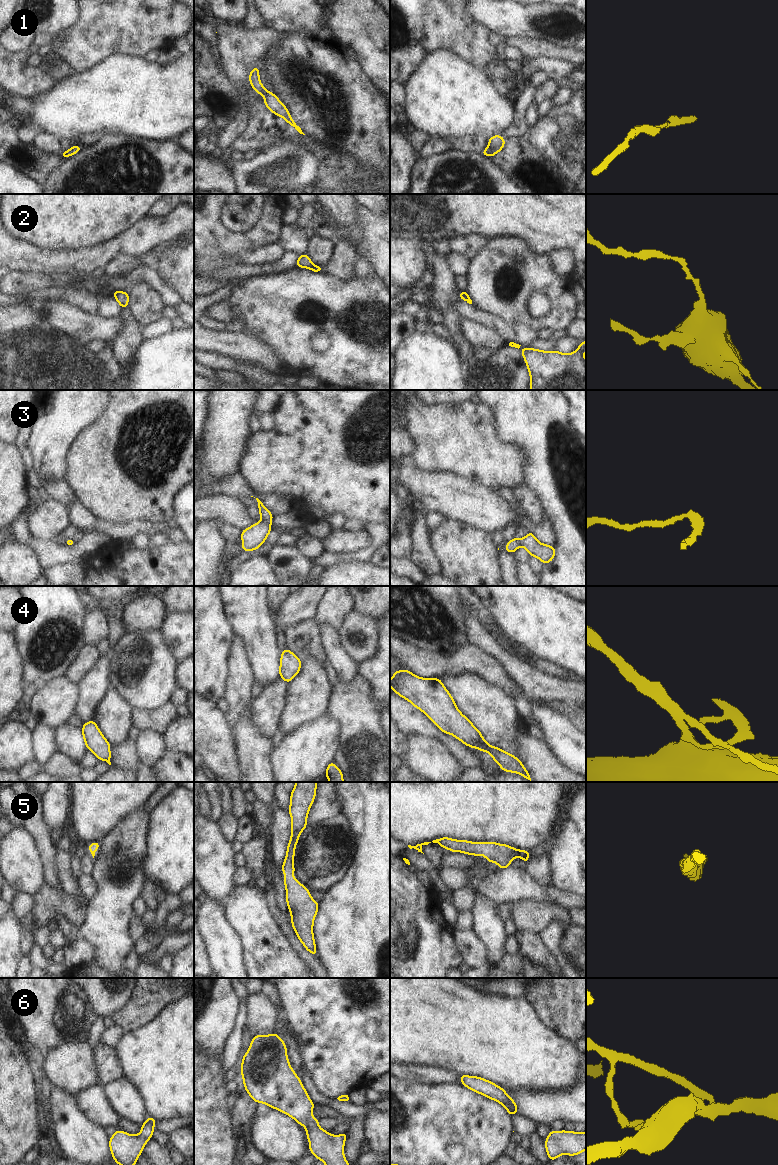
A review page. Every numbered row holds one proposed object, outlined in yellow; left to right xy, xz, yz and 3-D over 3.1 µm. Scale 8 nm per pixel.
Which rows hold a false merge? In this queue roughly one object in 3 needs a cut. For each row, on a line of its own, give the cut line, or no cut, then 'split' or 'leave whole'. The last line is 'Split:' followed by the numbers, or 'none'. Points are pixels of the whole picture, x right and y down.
1: cut none; leave whole
2: cut none; leave whole
3: cut none; leave whole
4: cut none; leave whole
5: cut none; leave whole
6: cut none; leave whole
Split: none

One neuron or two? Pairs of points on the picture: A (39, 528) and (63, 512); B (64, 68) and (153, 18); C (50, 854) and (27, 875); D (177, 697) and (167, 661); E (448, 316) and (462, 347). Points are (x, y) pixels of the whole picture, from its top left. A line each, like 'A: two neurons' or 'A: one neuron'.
A: one neuron
B: two neurons
C: two neurons
D: two neurons
E: one neuron

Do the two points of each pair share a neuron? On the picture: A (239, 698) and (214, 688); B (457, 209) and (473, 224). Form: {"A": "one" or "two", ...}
{"A": "two", "B": "one"}

